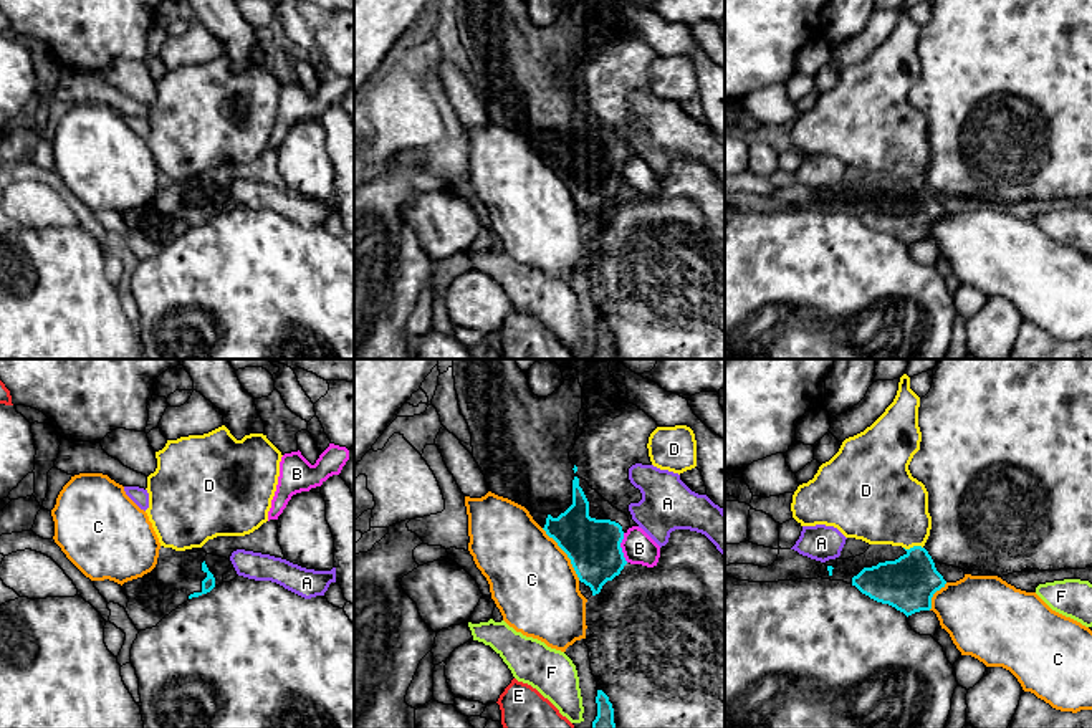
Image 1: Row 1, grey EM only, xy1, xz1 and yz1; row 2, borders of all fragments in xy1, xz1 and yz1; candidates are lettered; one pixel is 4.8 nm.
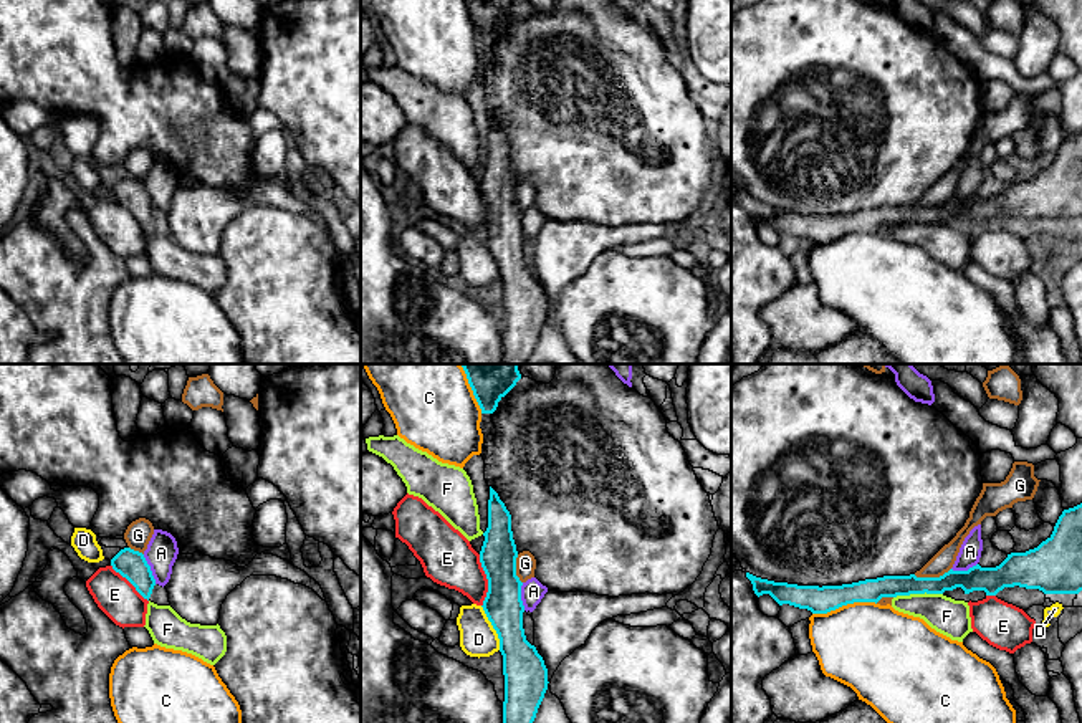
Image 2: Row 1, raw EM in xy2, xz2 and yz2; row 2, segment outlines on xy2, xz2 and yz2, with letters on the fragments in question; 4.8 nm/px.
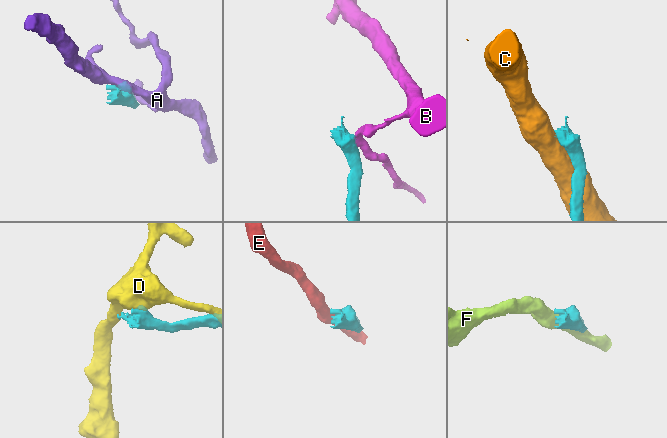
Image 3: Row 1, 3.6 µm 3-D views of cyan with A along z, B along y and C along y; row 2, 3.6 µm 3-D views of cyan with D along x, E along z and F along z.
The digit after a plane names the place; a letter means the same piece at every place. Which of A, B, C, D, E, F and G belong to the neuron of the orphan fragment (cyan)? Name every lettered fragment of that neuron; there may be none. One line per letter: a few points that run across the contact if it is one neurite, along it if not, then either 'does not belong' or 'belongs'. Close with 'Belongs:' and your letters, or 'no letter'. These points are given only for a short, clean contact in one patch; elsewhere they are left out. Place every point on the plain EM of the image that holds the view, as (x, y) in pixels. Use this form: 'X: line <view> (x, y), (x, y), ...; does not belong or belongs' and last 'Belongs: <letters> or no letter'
A: line xy2 (143, 184), (156, 212); does not belong
B: line xz1 (622, 162), (621, 181), (627, 191); does not belong
C: does not belong
D: does not belong
E: does not belong
F: line yz2 (942, 222), (910, 222), (894, 227); does not belong
G: does not belong
Belongs: no letter

